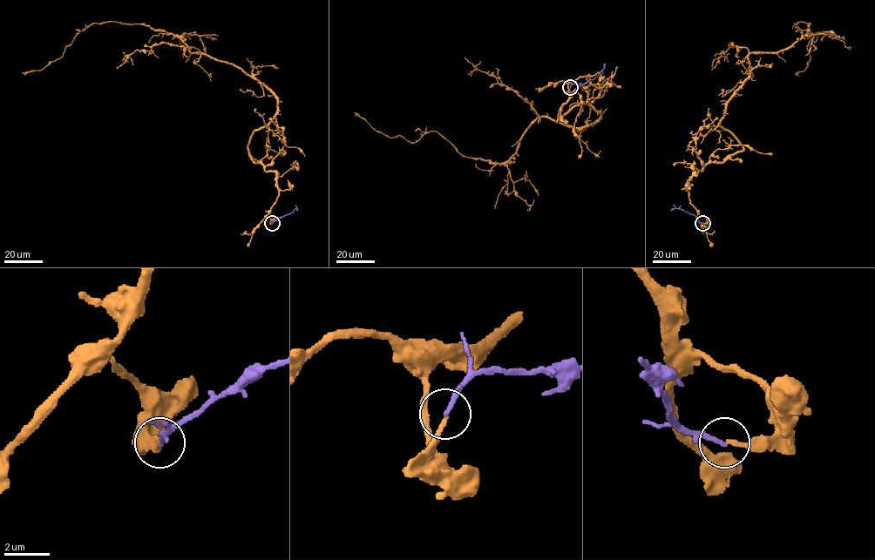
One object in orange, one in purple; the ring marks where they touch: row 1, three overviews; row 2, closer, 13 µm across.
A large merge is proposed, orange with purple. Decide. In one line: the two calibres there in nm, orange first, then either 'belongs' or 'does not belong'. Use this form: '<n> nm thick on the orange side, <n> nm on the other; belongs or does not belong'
190 nm thick on the orange side, 200 nm on the other; does not belong

